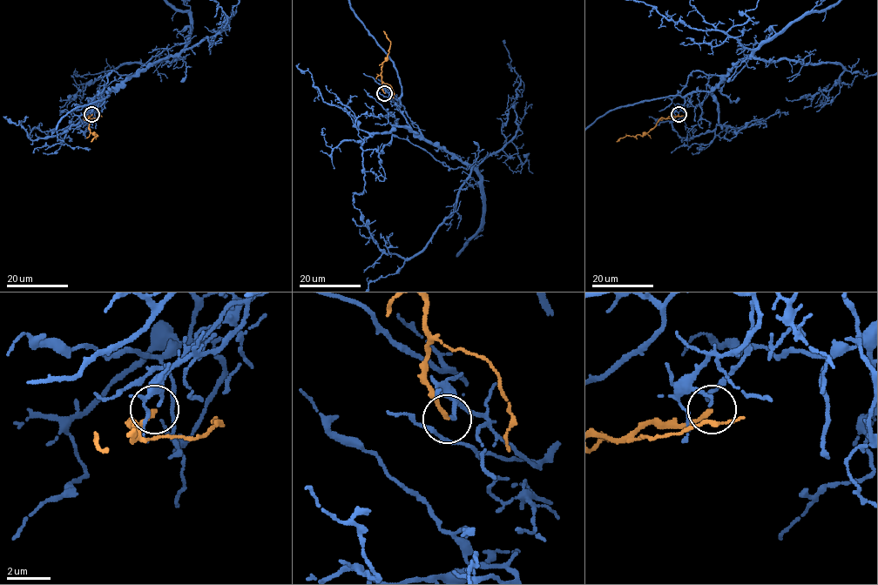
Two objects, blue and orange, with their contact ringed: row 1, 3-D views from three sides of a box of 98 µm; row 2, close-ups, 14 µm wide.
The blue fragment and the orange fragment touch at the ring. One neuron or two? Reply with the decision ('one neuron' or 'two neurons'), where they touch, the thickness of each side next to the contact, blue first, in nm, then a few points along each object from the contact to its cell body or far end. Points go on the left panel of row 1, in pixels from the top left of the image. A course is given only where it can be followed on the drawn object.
two neurons; at (91, 114); 130 nm thick on the blue side, 200 nm on the other; orange runs (92, 114), (88, 119), (90, 131), (97, 136), (91, 142)

